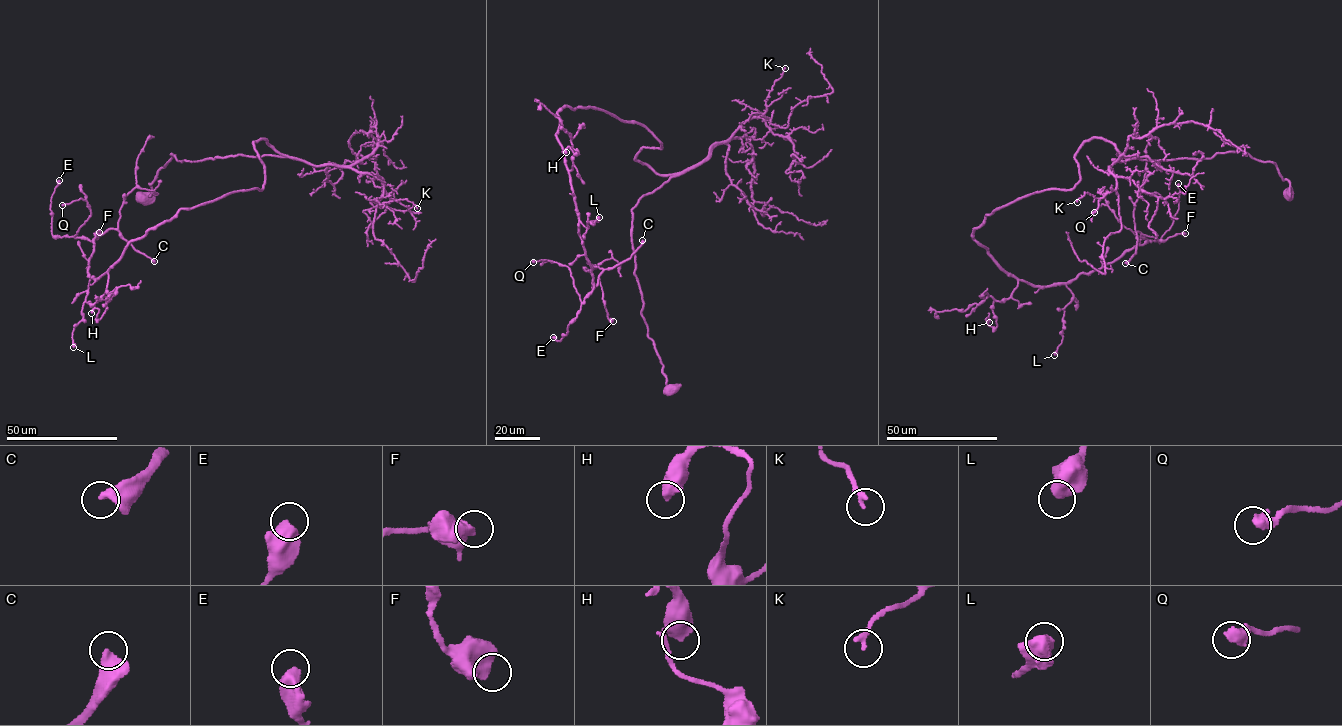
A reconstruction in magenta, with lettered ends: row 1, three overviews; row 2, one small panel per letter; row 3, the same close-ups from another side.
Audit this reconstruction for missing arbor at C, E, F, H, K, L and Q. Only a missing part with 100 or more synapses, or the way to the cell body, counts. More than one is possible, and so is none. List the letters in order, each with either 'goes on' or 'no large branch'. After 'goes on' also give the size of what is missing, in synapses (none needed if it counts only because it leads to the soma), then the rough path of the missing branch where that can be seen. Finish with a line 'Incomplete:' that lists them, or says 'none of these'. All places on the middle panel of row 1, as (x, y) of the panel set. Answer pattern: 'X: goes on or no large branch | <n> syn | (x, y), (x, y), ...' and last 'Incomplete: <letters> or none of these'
C: goes on | 170 syn | (642, 240), (660, 206), (673, 173), (676, 154), (683, 151), (695, 161), (673, 183)
E: no large branch
F: no large branch
H: no large branch
K: no large branch
L: no large branch
Q: no large branch
Incomplete: C

